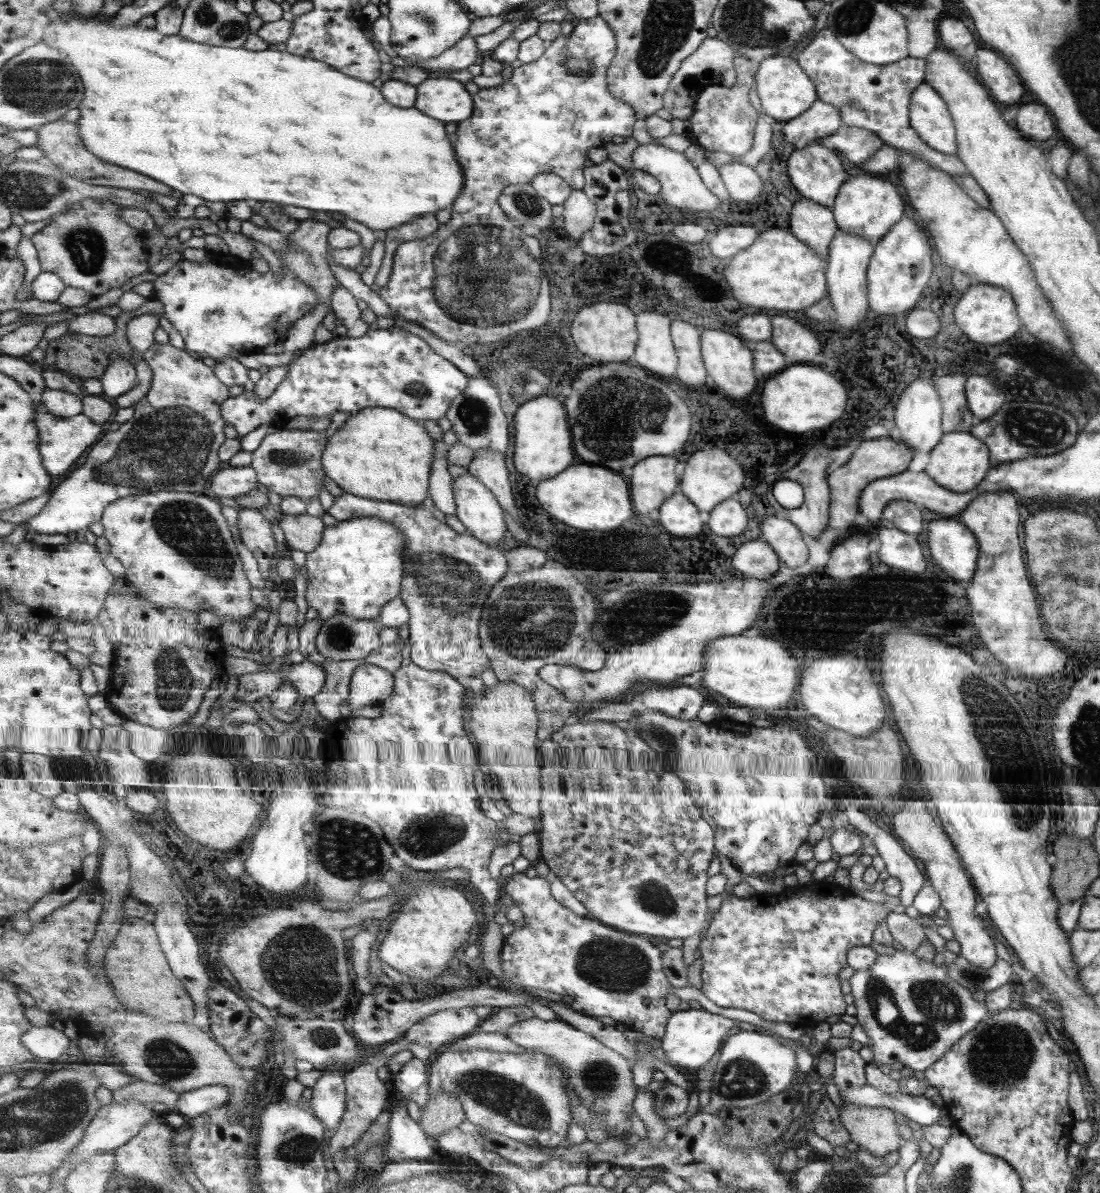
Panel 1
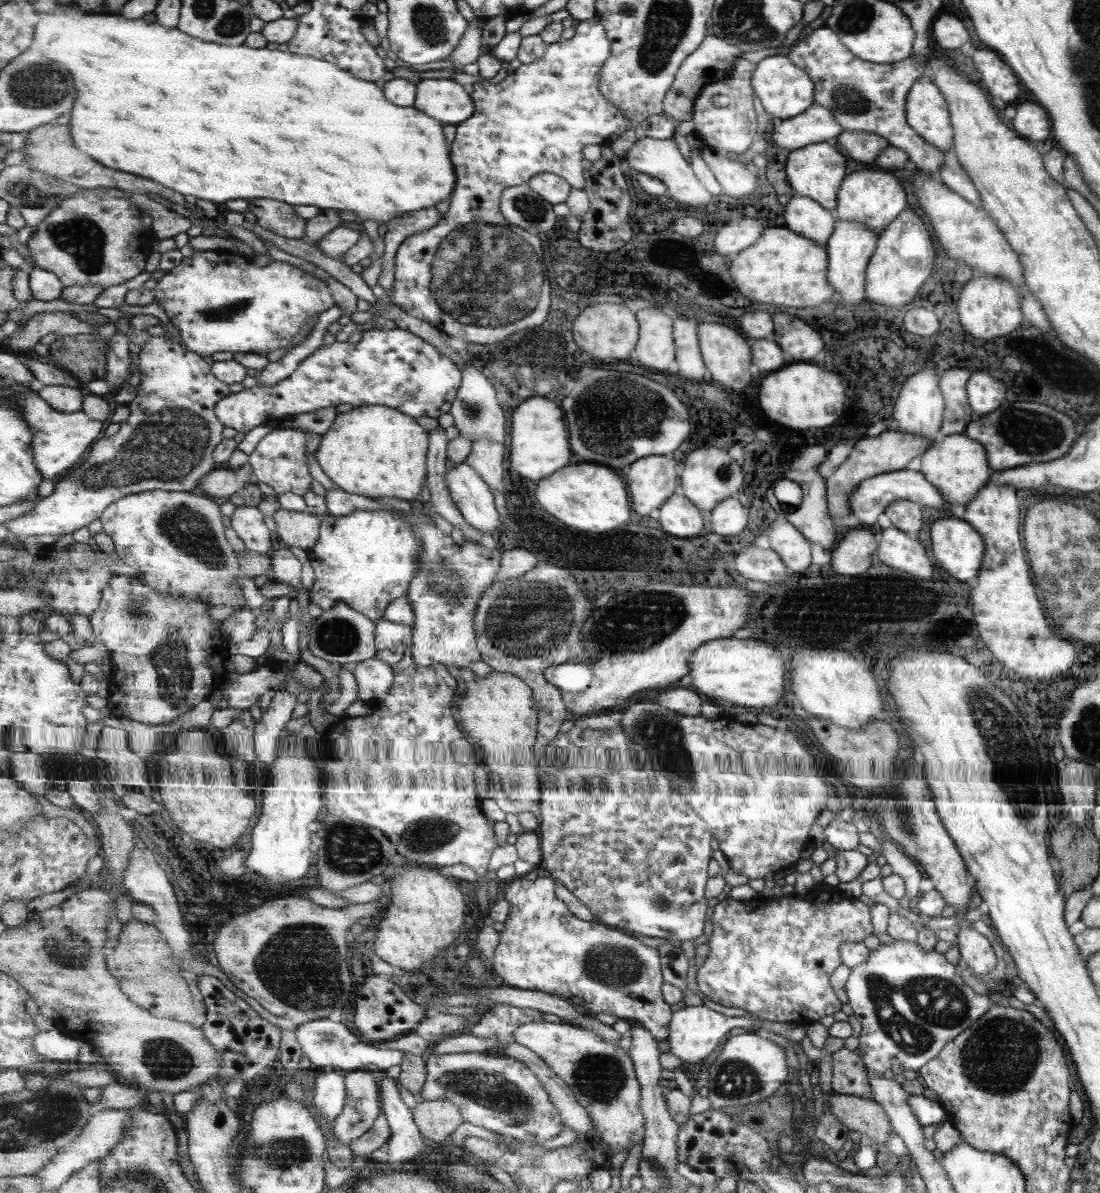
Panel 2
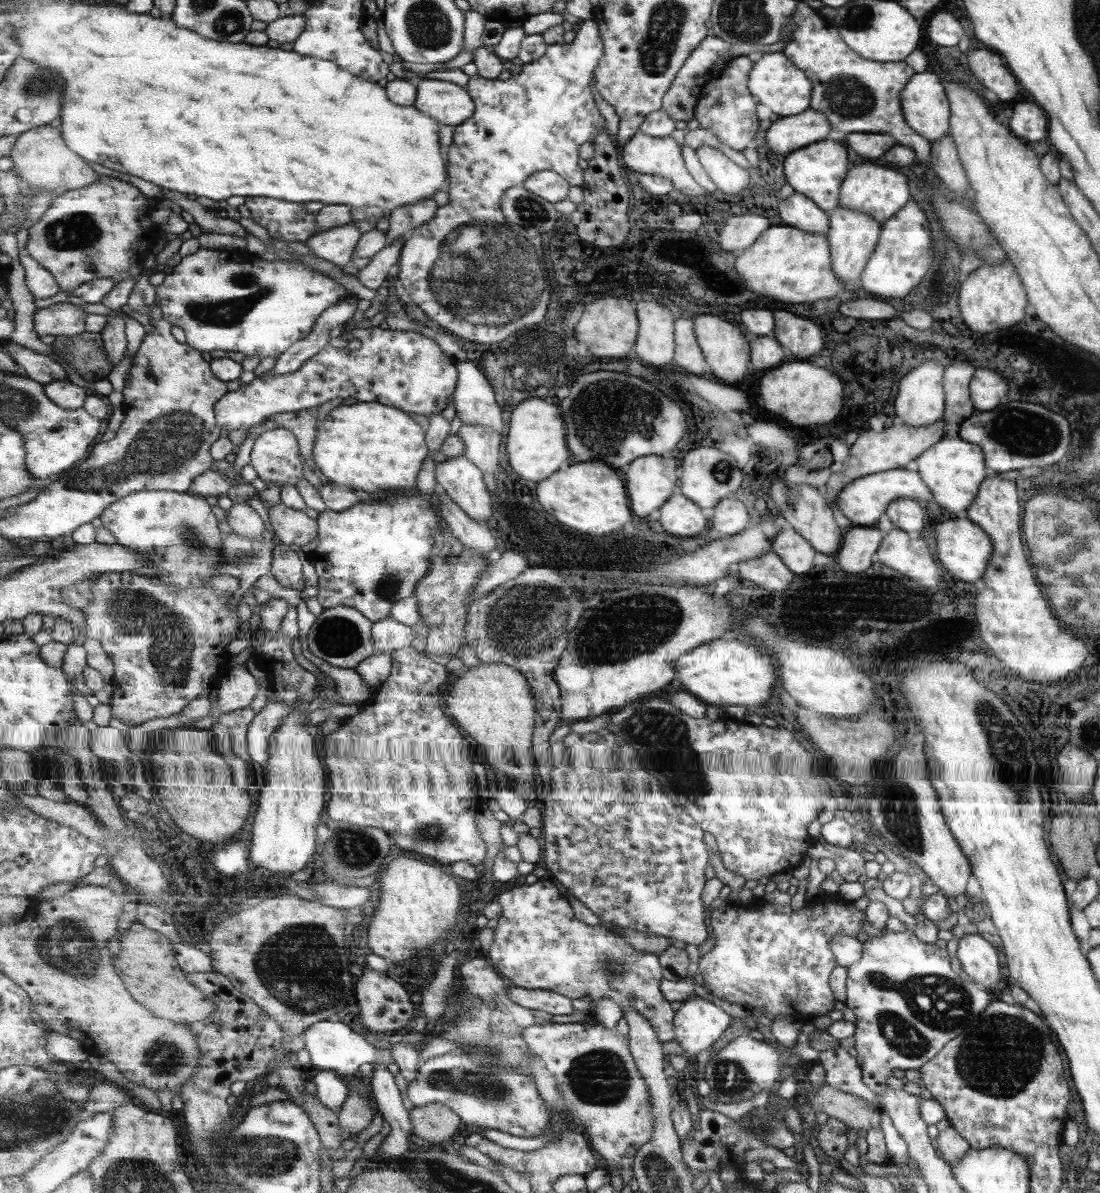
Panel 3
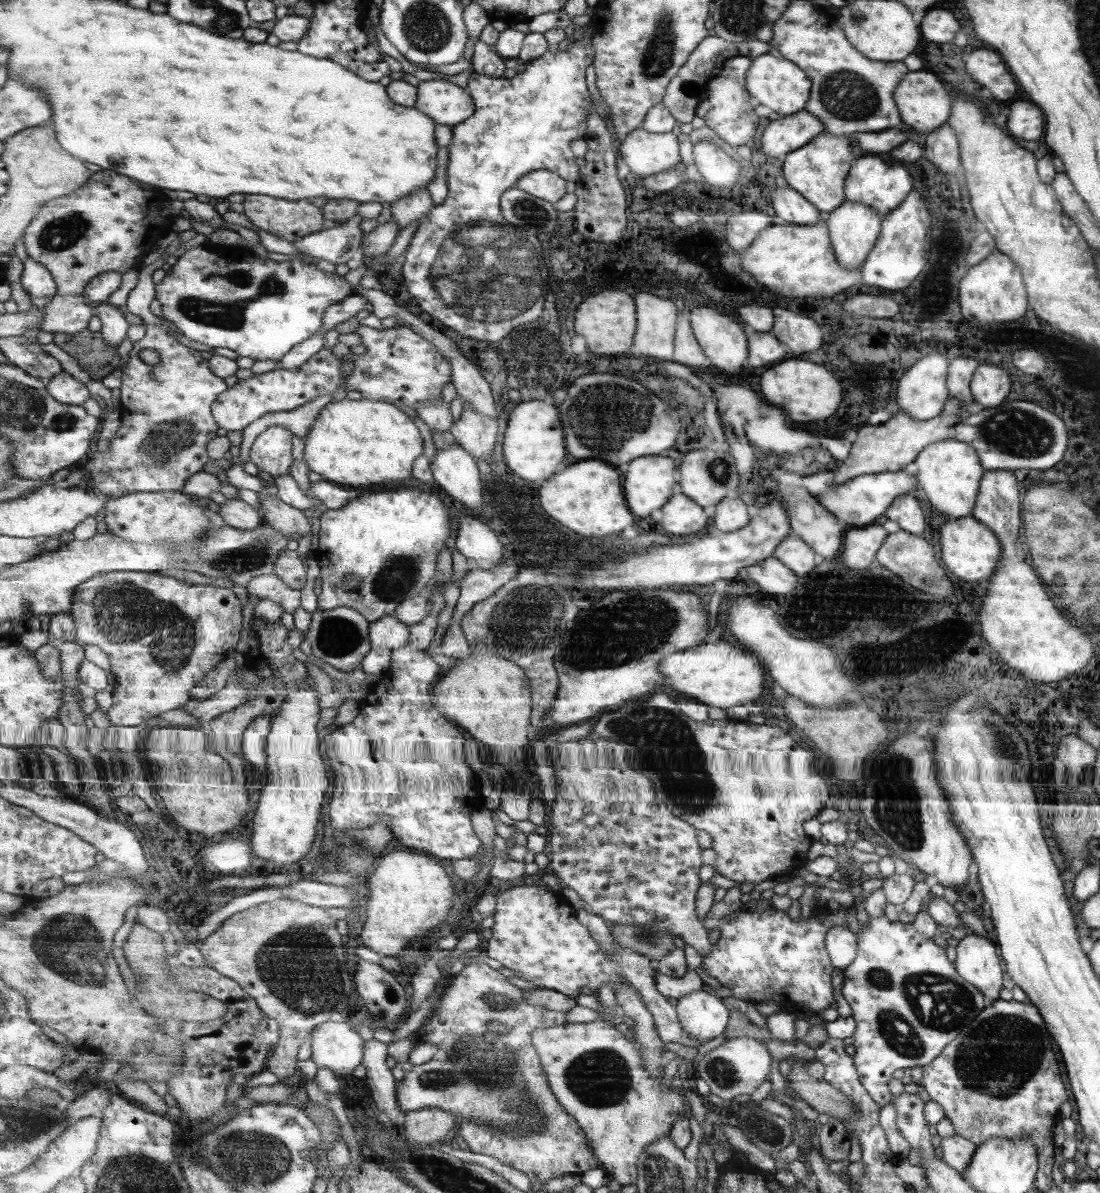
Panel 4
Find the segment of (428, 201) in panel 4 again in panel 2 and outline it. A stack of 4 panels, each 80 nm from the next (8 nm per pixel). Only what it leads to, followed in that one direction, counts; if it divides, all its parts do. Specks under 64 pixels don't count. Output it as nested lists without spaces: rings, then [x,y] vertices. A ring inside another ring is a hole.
[[[431,206],[427,210],[415,210],[415,212],[405,213],[403,216],[398,216],[388,222],[387,233],[384,237],[386,249],[383,260],[385,260],[385,265],[383,265],[383,271],[379,275],[379,286],[386,291],[393,291],[399,247],[410,236],[432,229],[441,219],[440,210]]]

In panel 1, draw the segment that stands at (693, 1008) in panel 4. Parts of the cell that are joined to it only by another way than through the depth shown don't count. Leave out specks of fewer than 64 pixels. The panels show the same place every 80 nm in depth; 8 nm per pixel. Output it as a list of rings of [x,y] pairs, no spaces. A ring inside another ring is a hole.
[[[687,1009],[673,1012],[666,1036],[662,1039],[661,1049],[666,1053],[669,1064],[678,1068],[687,1068],[696,1071],[701,1069],[703,1064],[707,1062],[717,1052],[723,1034],[727,1034],[729,1028],[735,1026],[735,1020],[717,1016],[717,1014],[709,1014],[704,1009]]]

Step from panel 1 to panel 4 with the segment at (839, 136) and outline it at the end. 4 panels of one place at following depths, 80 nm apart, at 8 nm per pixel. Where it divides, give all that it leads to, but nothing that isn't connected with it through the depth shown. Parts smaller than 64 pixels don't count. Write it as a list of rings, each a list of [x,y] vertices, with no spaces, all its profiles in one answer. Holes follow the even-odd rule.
[[[888,128],[876,132],[858,132],[855,142],[861,148],[863,154],[883,155],[892,148],[910,140],[910,132],[901,128]]]

